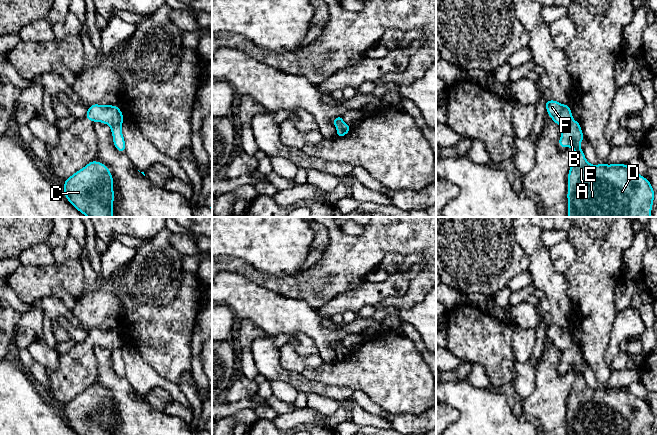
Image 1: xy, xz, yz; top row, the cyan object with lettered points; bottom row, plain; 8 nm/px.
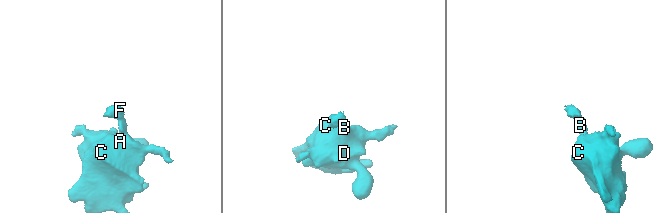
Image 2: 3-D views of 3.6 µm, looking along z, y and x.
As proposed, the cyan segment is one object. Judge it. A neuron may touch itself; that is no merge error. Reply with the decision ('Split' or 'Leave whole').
Split

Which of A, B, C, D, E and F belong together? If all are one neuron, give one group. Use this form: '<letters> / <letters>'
A B C D E / F

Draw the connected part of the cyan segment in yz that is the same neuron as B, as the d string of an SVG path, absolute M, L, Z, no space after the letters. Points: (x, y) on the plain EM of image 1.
M572 344L562 352L559 370L562 372L571 371L575 375L575 380L568 397L568 435L651 435L655 417L649 404L629 392L627 388L590 388L580 372L583 363L584 359L579 346Z

